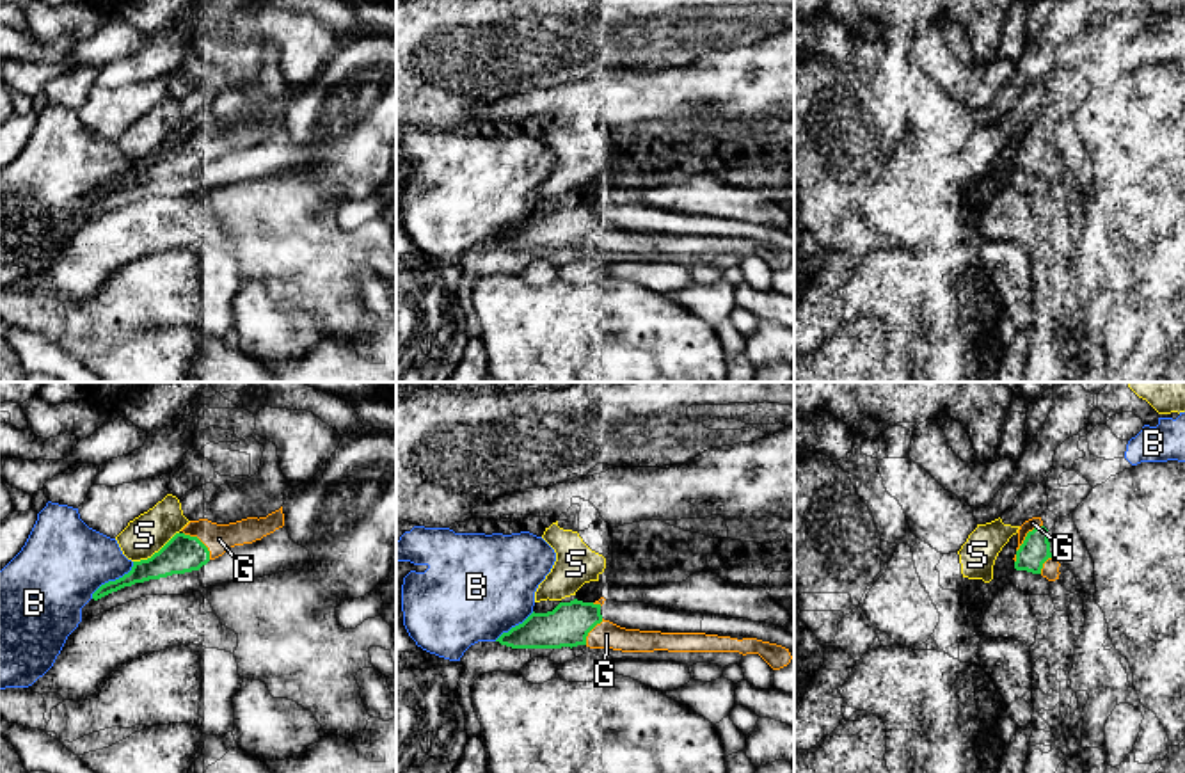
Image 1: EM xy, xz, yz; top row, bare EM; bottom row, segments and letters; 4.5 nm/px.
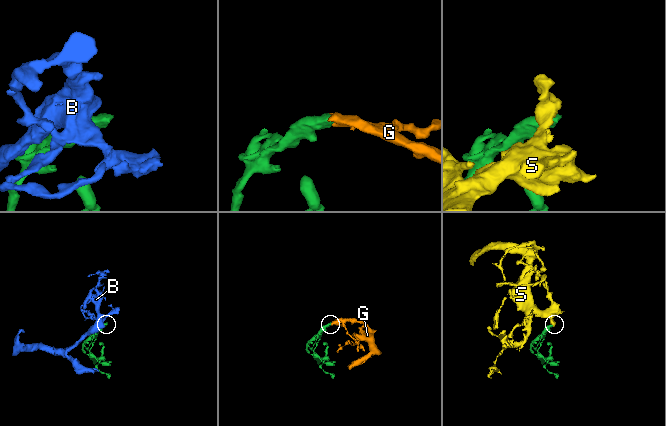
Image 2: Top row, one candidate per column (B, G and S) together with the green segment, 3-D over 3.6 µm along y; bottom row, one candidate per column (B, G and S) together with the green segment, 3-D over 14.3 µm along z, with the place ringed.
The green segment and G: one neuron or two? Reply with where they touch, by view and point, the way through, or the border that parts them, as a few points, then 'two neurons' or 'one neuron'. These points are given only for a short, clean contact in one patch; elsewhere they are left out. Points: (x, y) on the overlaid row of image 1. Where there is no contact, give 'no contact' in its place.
meets green in xy at (201, 542); one neuron

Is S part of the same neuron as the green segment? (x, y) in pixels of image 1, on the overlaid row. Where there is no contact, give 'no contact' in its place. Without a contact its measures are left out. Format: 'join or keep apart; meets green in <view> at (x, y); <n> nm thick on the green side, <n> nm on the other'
keep apart; meets green in xy at (155, 553); 170 nm thick on the green side, 180 nm on the other

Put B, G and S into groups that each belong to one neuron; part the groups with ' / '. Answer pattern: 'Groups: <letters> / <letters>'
Groups: B / G / S

